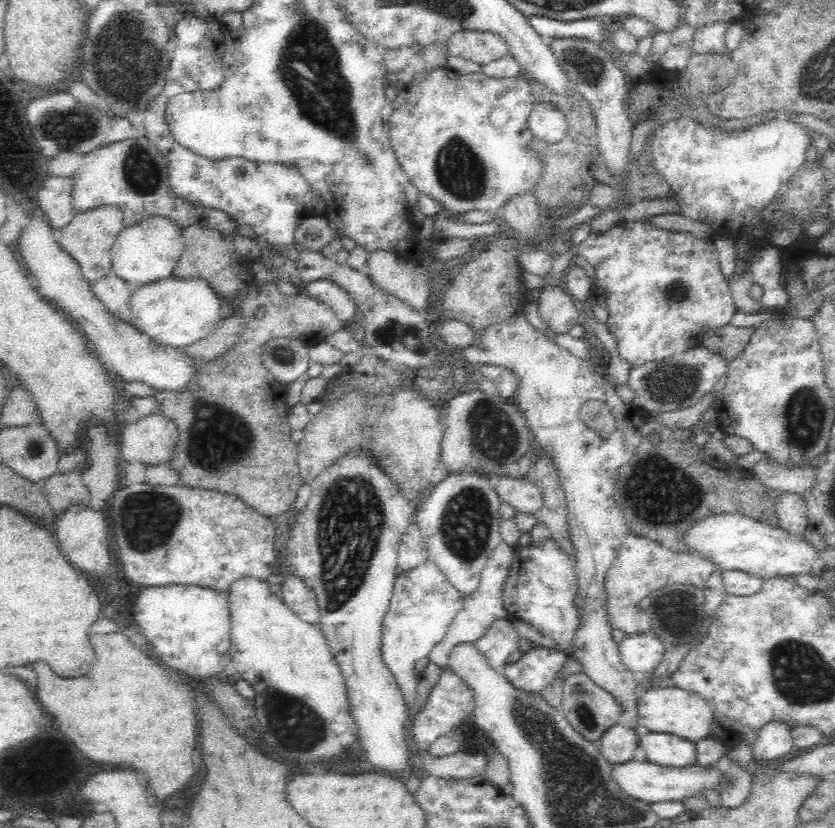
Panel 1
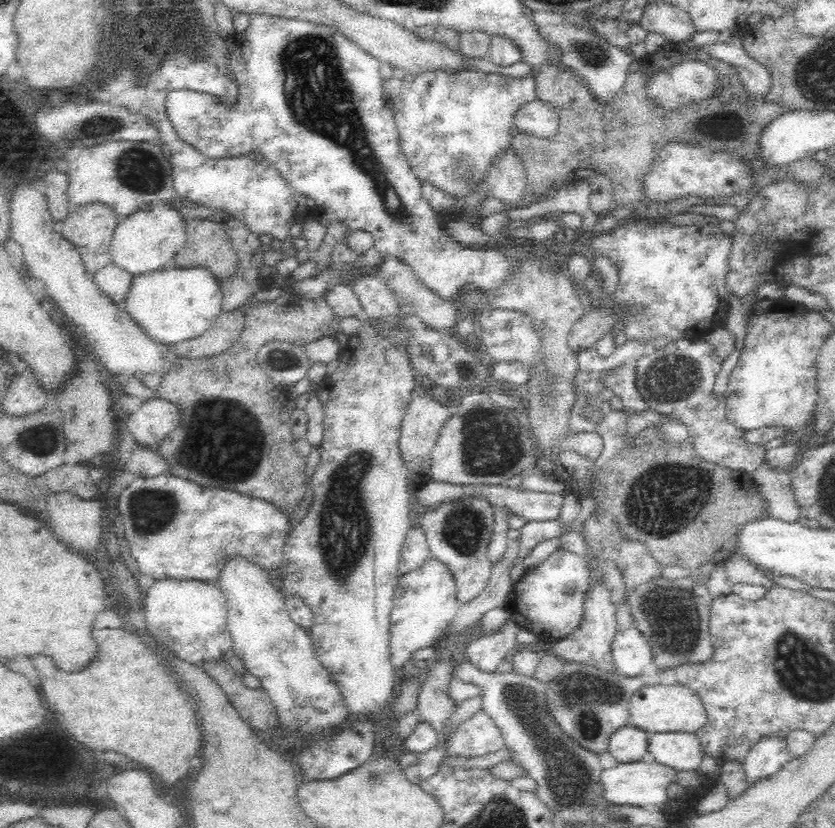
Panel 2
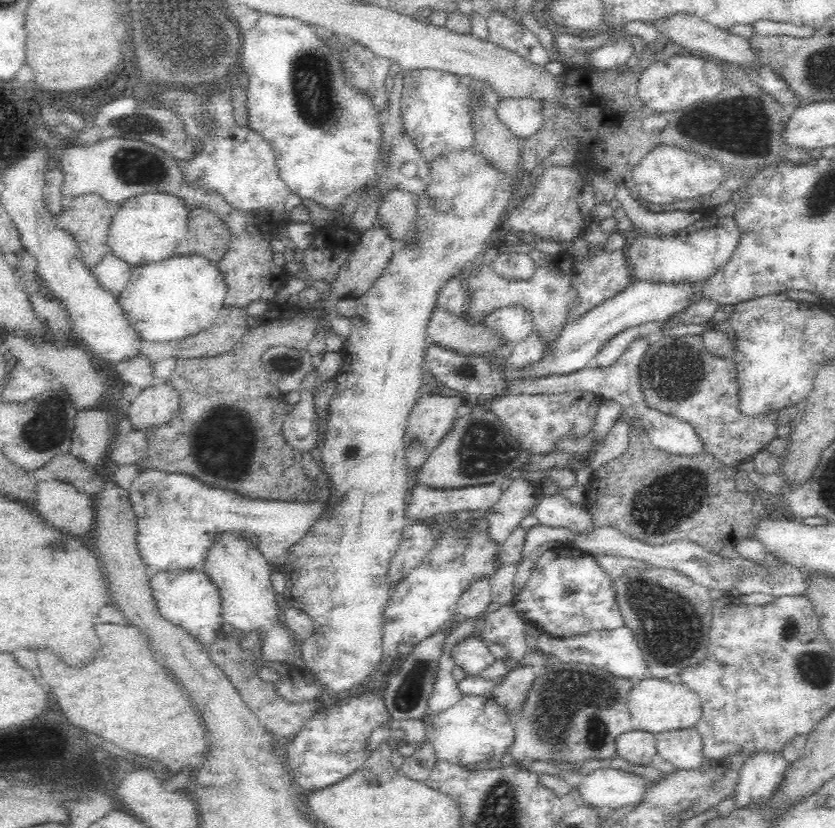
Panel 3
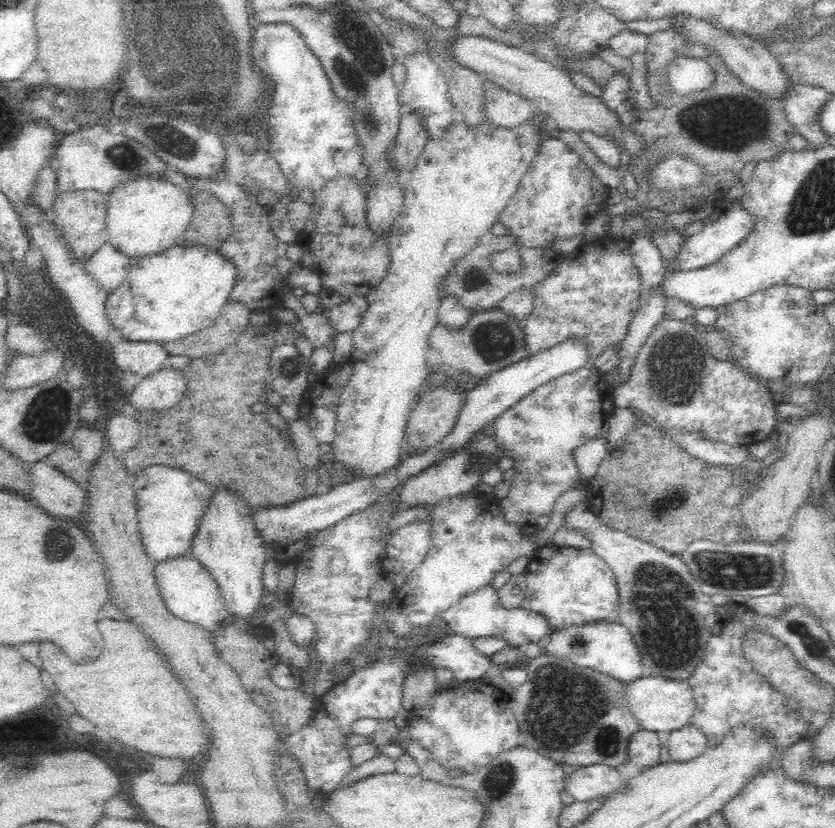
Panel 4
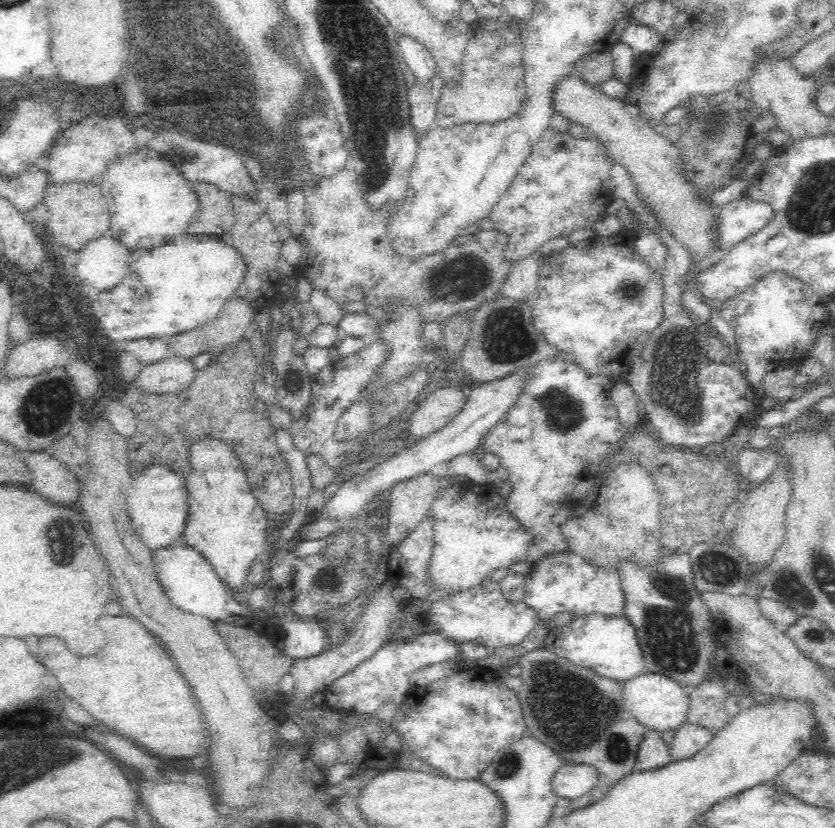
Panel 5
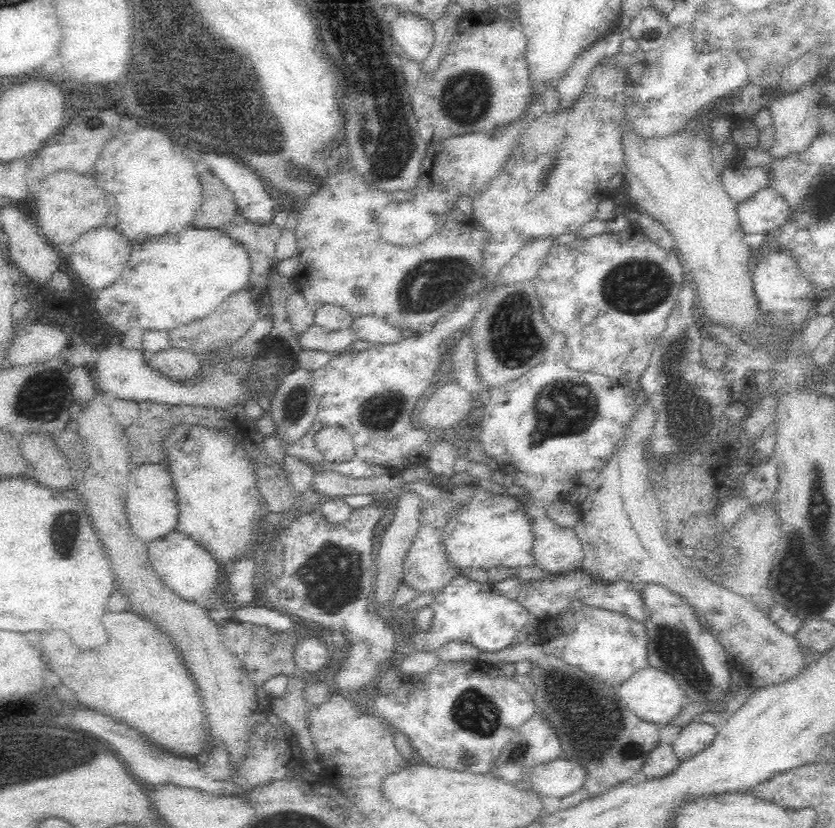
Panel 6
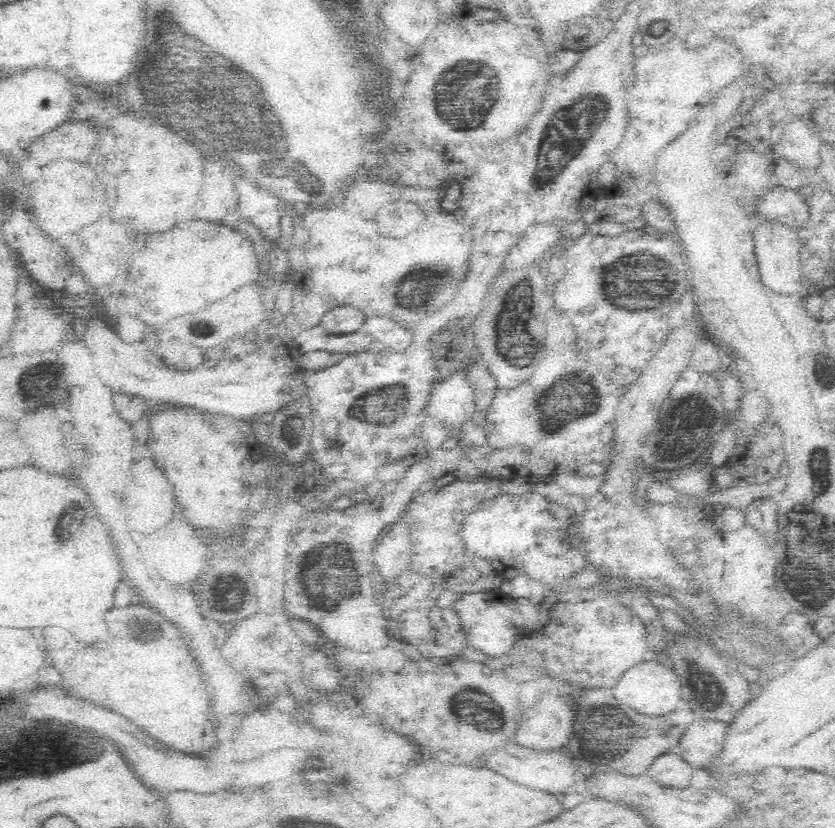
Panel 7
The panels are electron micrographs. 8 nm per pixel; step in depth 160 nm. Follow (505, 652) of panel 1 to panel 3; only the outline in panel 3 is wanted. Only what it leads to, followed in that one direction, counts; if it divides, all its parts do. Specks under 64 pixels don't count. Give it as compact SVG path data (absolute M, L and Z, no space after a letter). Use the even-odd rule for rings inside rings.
M477 634L469 635L456 642L446 655L454 665L464 669L464 674L476 676L486 670L496 659L488 651L488 647L482 643Z

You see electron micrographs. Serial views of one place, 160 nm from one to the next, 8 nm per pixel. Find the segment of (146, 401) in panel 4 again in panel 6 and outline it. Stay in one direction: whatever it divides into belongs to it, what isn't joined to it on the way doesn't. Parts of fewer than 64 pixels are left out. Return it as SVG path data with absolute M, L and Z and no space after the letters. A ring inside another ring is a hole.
M175 347L148 355L148 361L152 366L160 368L160 371L176 381L196 375L202 366L202 359L202 356Z

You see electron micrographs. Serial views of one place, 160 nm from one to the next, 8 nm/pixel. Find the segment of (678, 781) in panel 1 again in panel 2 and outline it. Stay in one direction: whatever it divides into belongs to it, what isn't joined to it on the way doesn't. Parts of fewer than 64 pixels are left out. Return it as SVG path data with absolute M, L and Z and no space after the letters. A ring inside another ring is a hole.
M653 761L631 763L618 763L616 766L600 770L598 774L598 787L600 797L604 801L618 806L635 806L640 808L654 808L667 800L666 787L671 781L675 781L676 771L669 766Z

